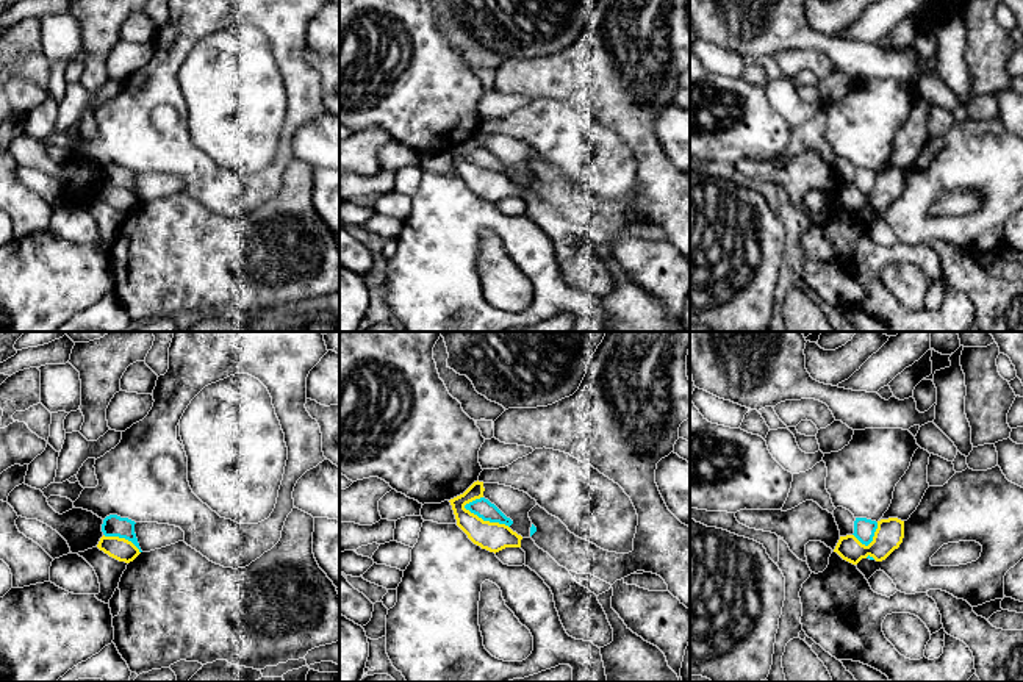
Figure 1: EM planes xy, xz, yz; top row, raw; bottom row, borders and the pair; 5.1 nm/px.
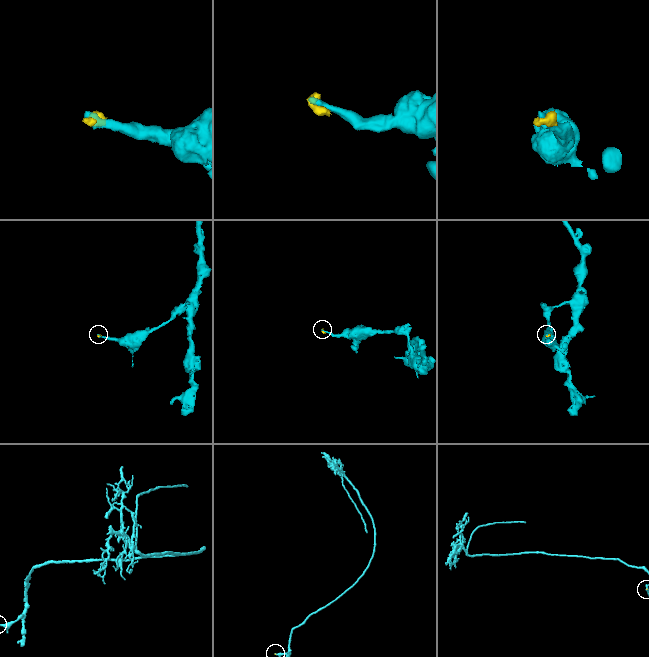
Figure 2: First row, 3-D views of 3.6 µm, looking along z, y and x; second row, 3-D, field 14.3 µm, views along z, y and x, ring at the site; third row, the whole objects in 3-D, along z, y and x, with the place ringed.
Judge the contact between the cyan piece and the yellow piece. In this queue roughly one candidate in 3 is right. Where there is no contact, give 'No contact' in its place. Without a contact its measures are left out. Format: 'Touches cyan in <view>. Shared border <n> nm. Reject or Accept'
Touches cyan in xz. Shared border 260 nm. Reject

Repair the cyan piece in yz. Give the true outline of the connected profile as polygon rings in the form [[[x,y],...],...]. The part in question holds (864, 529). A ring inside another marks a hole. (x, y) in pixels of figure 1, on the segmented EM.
[[[856,518],[854,521],[854,537],[865,546],[873,541],[878,522],[867,518]]]

